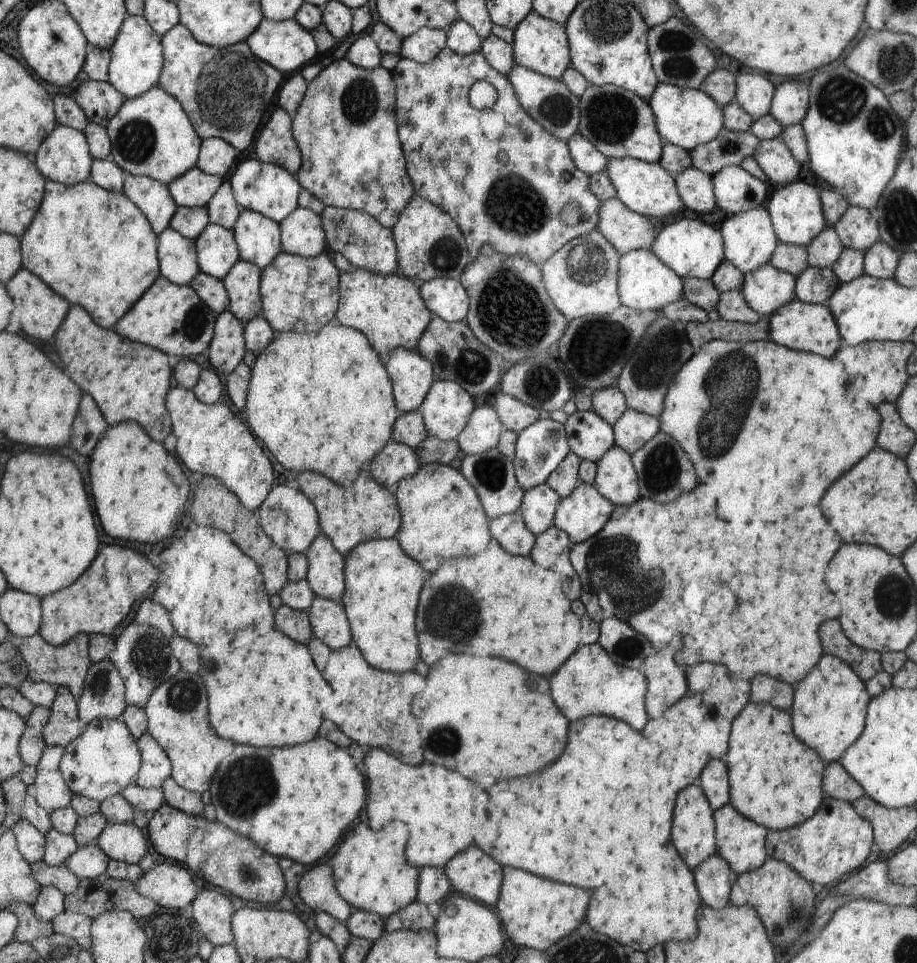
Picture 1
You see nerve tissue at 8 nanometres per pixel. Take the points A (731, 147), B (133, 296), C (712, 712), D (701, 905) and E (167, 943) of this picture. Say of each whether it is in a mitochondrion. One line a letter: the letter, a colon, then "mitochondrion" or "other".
A: mitochondrion
B: other
C: other
D: other
E: mitochondrion

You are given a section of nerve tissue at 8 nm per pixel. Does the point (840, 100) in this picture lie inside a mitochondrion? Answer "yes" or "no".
yes

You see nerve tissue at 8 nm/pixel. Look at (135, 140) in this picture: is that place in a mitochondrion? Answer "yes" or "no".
yes

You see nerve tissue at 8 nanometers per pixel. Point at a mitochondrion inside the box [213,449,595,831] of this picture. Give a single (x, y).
(455, 615)

